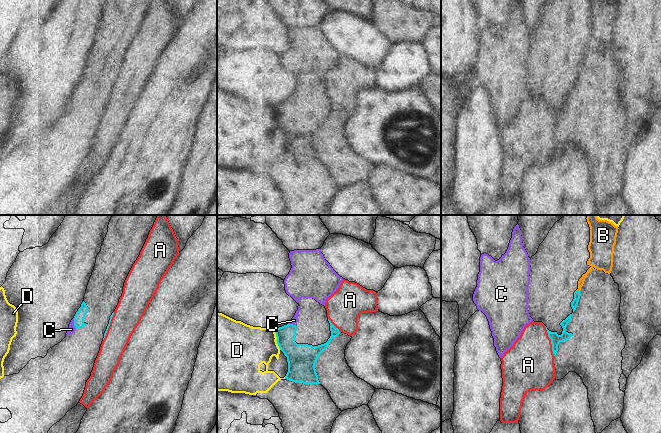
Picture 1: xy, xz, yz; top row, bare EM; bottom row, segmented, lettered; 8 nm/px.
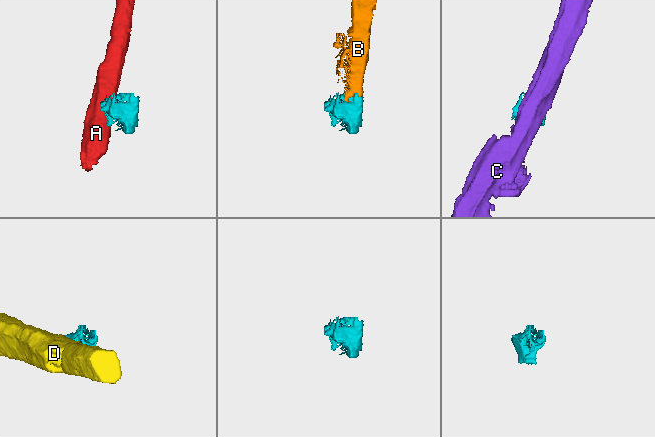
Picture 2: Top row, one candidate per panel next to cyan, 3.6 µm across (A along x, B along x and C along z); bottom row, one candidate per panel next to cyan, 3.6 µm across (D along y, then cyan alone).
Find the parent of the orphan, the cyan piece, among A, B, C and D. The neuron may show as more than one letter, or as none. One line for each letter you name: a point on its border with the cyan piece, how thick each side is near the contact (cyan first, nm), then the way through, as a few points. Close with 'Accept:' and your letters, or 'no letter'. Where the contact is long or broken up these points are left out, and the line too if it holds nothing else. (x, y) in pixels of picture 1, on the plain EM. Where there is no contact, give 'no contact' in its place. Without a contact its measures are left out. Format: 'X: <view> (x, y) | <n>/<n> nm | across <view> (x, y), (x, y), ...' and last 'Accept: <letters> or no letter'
B: yz (579, 66) | 60/70 nm | across yz (577, 69), (579, 66), (592, 38)
Accept: B

